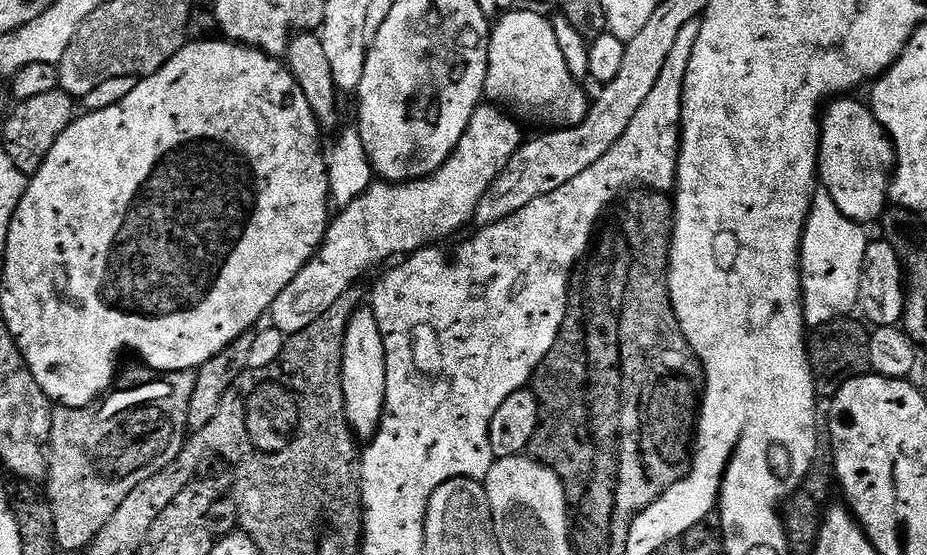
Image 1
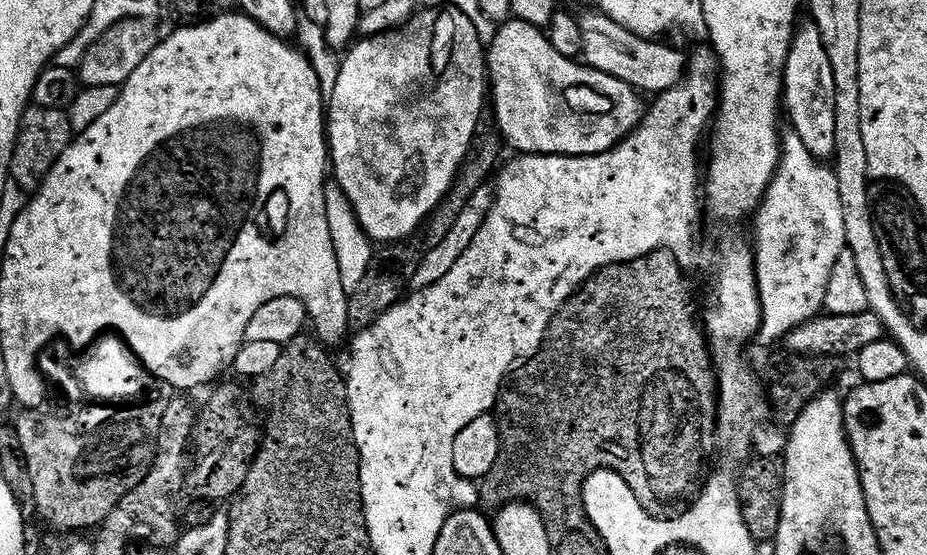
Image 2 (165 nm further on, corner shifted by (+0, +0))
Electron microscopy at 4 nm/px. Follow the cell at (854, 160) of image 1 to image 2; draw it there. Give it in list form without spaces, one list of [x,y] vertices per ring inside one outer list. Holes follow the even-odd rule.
[[[815,23],[797,27],[796,36],[792,39],[792,49],[788,55],[788,65],[784,67],[784,95],[782,97],[786,116],[792,119],[791,131],[819,160],[828,162],[836,155],[836,130],[834,126],[834,66],[830,66],[830,54],[826,54],[826,46],[822,42],[822,34]]]

